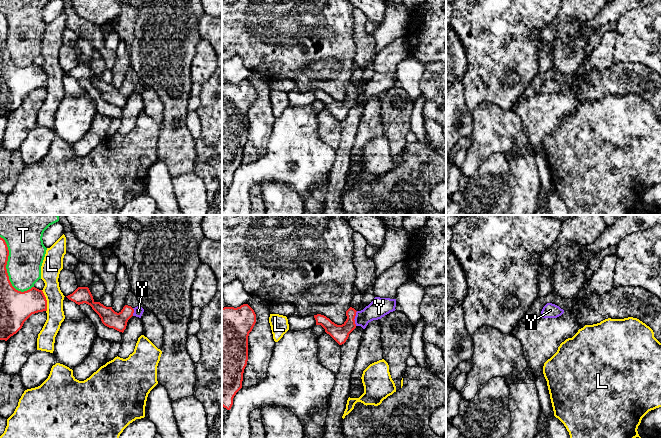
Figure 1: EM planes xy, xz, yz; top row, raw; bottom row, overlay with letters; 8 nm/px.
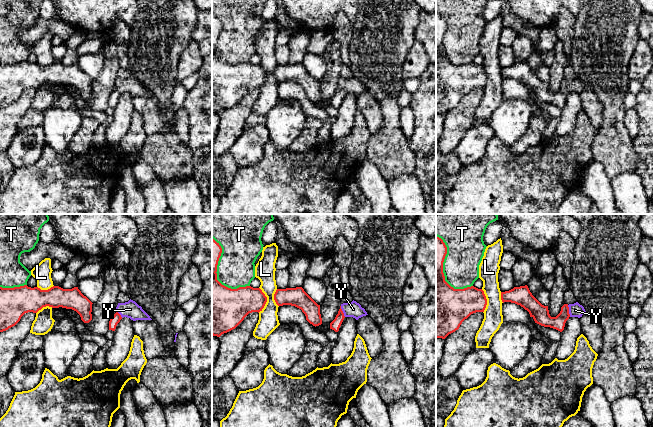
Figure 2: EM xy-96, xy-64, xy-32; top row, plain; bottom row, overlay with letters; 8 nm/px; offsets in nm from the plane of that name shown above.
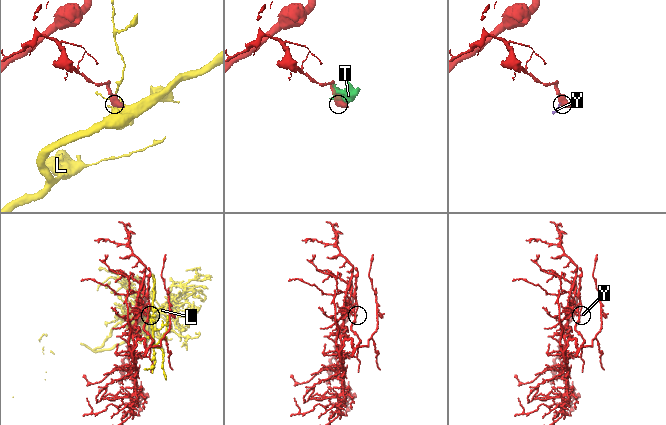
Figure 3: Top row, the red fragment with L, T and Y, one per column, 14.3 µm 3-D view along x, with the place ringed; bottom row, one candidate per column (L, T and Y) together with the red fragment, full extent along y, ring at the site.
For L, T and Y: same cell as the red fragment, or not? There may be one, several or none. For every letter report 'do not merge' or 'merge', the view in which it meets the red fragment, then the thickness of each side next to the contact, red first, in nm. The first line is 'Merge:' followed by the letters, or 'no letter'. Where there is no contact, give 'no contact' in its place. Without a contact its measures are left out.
Merge: Y
L: do not merge; contact in xy; calibres 260 and 150 nm
T: do not merge; contact in xy; calibres 190 and 280 nm
Y: merge; contact in xz; calibres 140 and 160 nm

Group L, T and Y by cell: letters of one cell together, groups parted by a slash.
L / T / Y

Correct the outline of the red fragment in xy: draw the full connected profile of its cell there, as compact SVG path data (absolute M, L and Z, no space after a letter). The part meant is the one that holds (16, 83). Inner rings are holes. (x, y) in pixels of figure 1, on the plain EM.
M0 13L0 116L7 117L24 98L38 88L47 87L47 76L42 66L35 63L21 68L16 66L7 49L9 26Z

